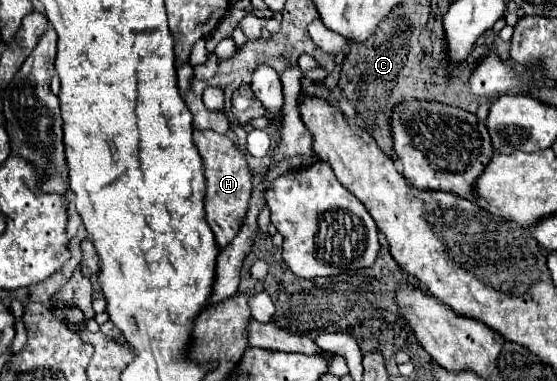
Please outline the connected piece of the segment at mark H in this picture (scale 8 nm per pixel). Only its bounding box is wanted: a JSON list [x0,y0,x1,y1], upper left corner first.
[192,130,252,248]

